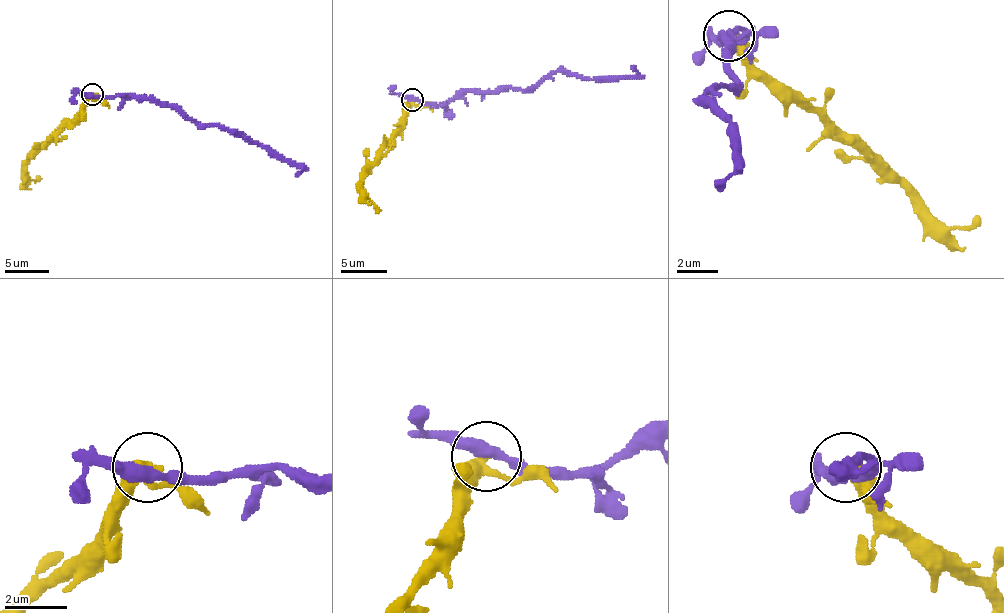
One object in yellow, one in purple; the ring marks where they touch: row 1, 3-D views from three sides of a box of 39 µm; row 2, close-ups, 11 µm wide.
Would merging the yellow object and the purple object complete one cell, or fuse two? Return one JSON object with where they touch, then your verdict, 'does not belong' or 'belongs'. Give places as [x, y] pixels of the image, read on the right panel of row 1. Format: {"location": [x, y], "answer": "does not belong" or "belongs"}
{"location": [728, 36], "answer": "does not belong"}

